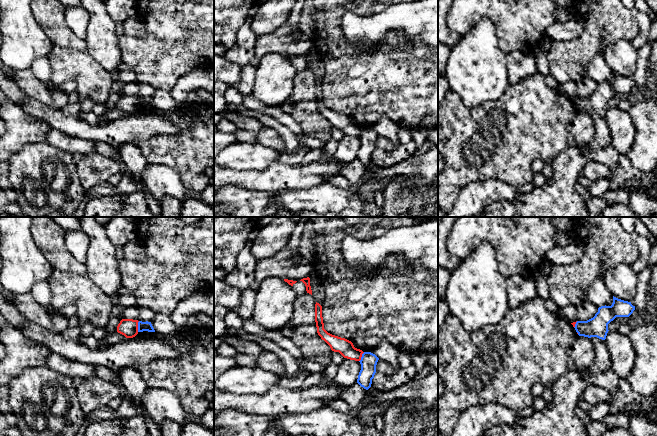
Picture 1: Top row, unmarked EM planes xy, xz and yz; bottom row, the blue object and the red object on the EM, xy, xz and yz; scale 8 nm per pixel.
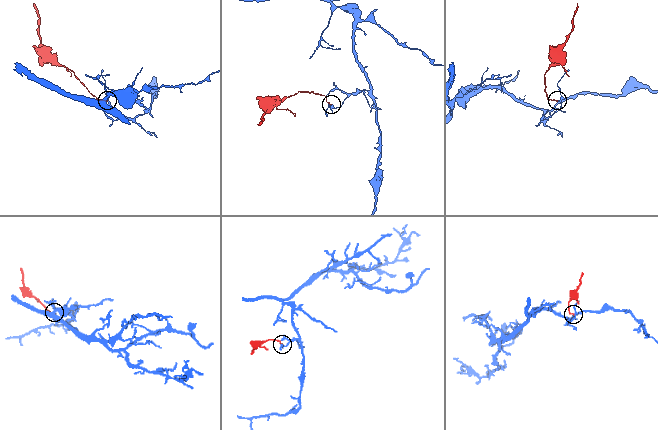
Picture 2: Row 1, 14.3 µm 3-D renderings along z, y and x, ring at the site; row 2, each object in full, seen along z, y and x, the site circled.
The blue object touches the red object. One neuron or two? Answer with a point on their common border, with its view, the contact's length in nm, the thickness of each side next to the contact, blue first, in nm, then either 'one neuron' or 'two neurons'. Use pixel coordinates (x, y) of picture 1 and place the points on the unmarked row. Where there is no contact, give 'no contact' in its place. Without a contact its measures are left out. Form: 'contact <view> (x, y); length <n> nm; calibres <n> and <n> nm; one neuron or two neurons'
contact xy (138, 102); length 90 nm; calibres 80 and 140 nm; two neurons

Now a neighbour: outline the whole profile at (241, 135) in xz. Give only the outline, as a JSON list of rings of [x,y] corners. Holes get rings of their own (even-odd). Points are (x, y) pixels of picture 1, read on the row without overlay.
[[[237,129],[234,132],[234,136],[237,139],[237,142],[244,142],[244,143],[250,143],[250,144],[256,144],[257,142],[257,135],[255,133],[242,130],[242,129]]]

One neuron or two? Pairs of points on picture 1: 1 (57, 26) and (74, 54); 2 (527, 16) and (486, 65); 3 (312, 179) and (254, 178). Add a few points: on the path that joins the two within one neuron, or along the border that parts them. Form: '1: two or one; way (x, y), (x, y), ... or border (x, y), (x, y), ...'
1: one; way (59, 33), (67, 47)
2: two; border (494, 25), (497, 30), (498, 45), (505, 54)
3: one; way (298, 177), (268, 178)

